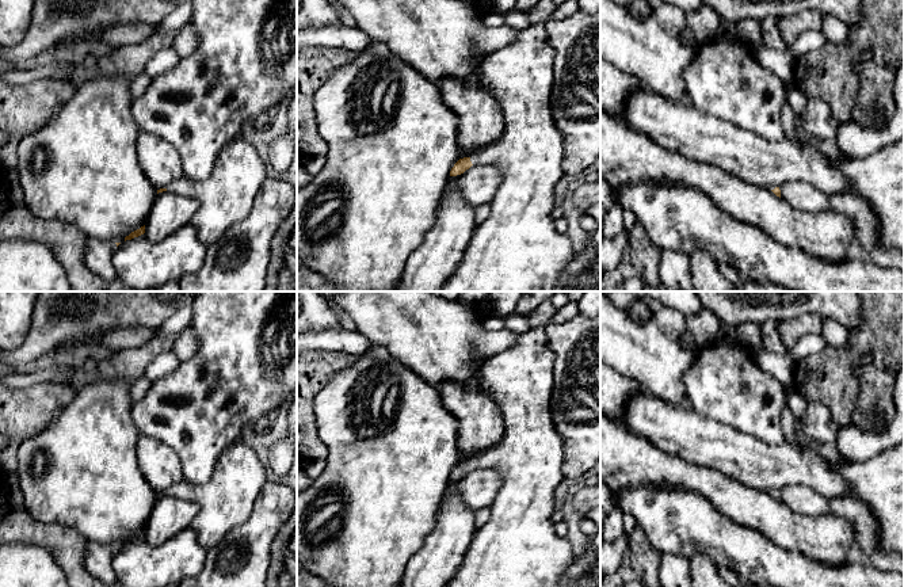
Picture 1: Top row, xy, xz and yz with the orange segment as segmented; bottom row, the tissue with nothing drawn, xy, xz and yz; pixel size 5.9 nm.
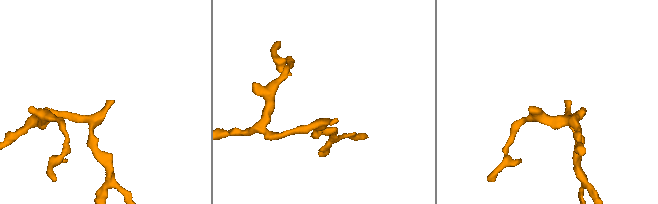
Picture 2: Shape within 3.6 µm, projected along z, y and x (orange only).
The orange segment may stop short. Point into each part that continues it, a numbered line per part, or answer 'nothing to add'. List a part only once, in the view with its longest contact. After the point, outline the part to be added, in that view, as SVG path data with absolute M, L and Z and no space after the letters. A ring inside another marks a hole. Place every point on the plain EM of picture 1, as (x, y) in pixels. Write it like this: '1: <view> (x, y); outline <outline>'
1: xz (518, 547); outline M545 327L519 333L516 342L489 357L481 365L481 385L496 400L504 423L497 445L470 461L472 468L492 468L501 474L501 487L495 495L488 522L474 531L464 560L445 587L556 587L561 575L573 561L572 545L554 530L552 515L556 510L554 492L564 480L564 441L556 430L550 397L554 388L556 354L549 347Z

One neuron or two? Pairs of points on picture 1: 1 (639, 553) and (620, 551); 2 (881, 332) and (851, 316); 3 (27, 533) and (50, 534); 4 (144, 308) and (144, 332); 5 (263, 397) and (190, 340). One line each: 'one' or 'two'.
1: two
2: two
3: one
4: two
5: two

